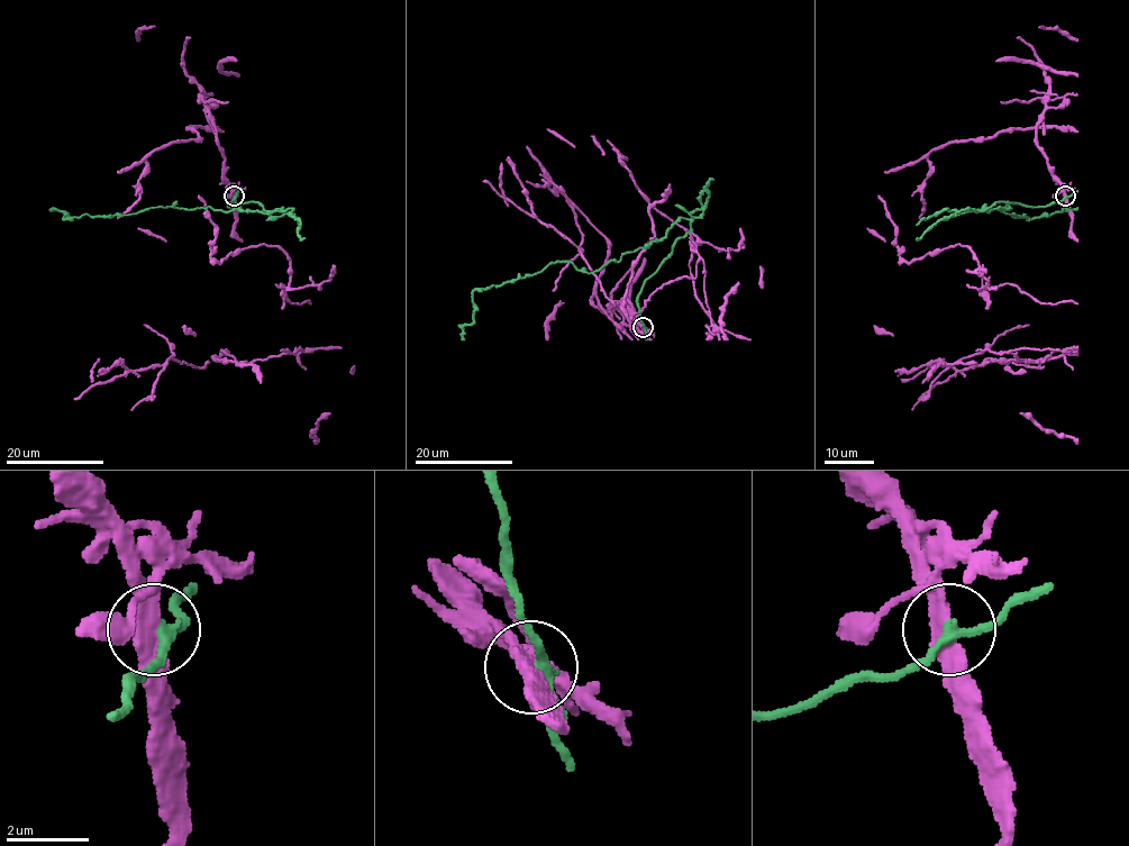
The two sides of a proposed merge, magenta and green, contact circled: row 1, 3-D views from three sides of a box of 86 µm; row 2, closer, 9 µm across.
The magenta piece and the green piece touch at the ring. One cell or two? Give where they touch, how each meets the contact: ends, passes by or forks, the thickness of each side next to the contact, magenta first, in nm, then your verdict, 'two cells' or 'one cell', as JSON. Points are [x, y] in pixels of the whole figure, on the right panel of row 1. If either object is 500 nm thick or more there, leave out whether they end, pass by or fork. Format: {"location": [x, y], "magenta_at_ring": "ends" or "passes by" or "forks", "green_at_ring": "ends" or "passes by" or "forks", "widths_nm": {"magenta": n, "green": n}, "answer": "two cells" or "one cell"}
{"location": [1065, 196], "magenta_at_ring": "passes by", "green_at_ring": "passes by", "widths_nm": {"magenta": 400, "green": 240}, "answer": "two cells"}

